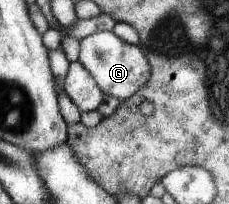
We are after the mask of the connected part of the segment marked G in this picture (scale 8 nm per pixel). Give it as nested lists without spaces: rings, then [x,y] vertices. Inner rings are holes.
[[[98,31],[78,42],[77,61],[94,79],[102,95],[117,98],[120,102],[125,101],[149,81],[150,65],[137,45],[123,42],[110,31]]]

